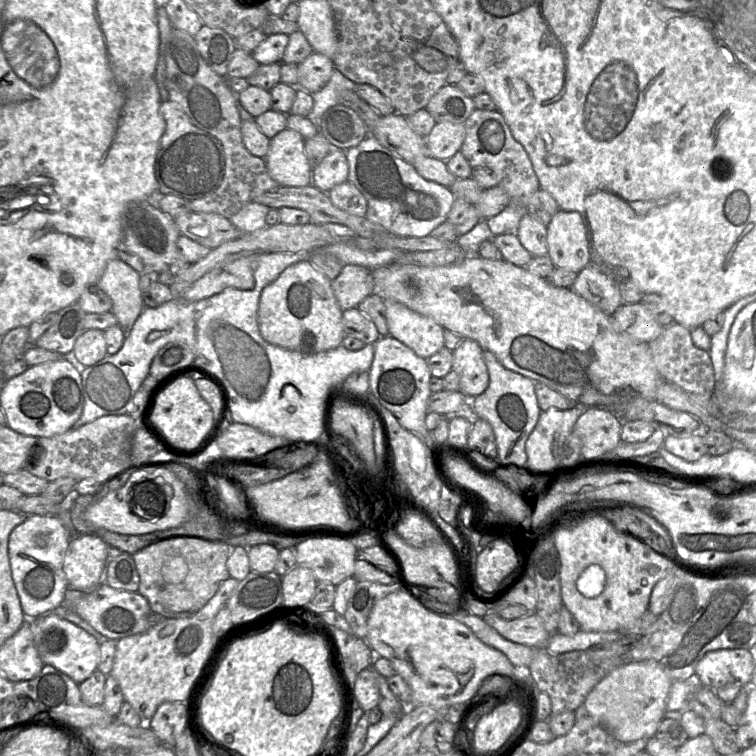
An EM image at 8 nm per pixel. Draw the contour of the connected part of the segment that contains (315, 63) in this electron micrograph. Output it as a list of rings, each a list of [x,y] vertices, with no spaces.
[[[313,52],[298,65],[298,88],[313,94],[321,90],[330,80],[334,70],[332,60]]]

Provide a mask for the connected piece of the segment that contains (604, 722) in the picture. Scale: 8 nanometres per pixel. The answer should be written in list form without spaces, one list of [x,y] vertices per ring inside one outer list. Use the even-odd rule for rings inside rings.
[[[654,660],[631,662],[607,674],[587,695],[584,707],[588,715],[623,743],[655,736],[664,717],[673,680]]]

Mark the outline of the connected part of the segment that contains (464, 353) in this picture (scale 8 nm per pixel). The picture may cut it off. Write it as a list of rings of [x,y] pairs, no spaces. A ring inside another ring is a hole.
[[[464,338],[453,350],[452,370],[460,378],[460,391],[475,398],[486,391],[490,378],[484,359],[484,349],[473,339]]]

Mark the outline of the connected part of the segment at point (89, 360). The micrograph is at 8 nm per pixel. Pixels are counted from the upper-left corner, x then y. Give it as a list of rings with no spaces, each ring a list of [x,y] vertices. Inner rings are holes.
[[[89,329],[76,340],[72,359],[79,367],[92,366],[108,354],[104,331]]]

